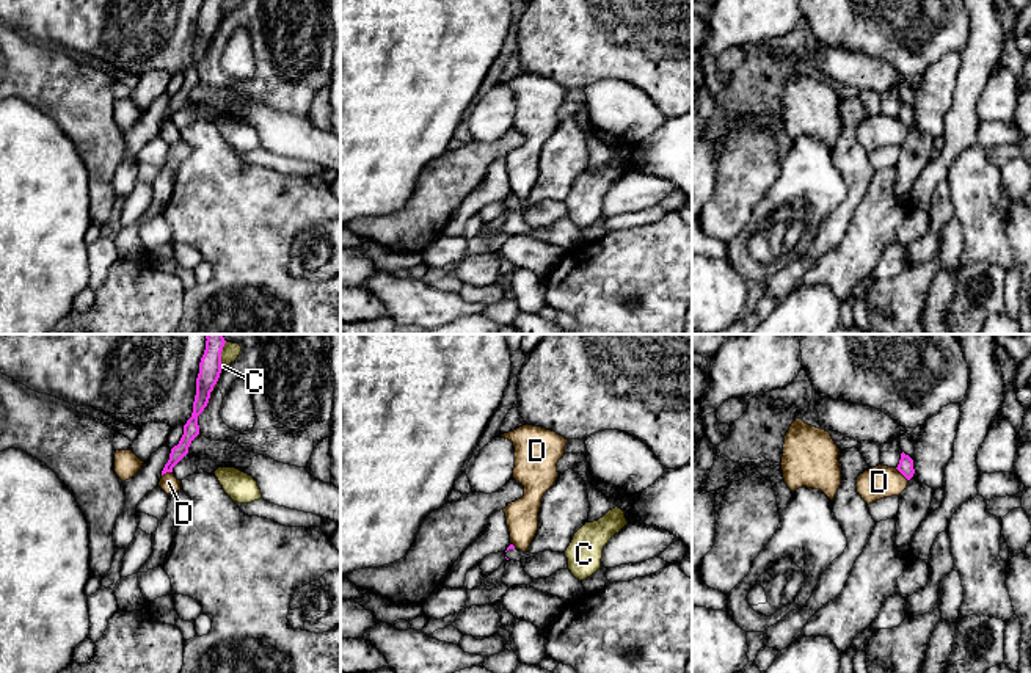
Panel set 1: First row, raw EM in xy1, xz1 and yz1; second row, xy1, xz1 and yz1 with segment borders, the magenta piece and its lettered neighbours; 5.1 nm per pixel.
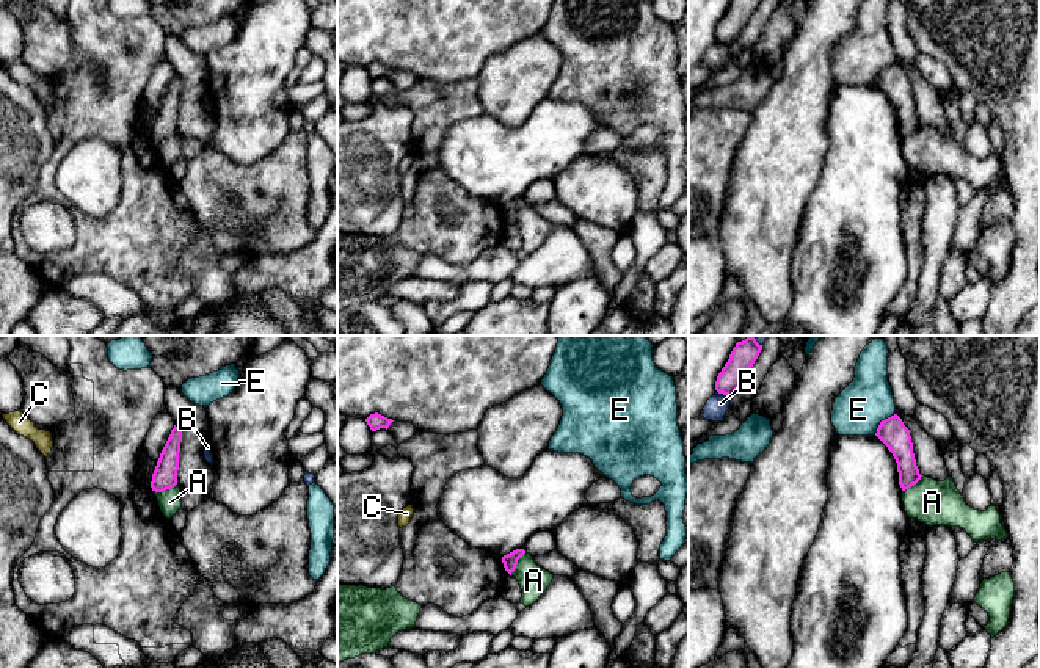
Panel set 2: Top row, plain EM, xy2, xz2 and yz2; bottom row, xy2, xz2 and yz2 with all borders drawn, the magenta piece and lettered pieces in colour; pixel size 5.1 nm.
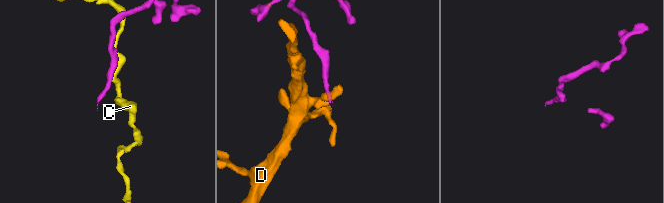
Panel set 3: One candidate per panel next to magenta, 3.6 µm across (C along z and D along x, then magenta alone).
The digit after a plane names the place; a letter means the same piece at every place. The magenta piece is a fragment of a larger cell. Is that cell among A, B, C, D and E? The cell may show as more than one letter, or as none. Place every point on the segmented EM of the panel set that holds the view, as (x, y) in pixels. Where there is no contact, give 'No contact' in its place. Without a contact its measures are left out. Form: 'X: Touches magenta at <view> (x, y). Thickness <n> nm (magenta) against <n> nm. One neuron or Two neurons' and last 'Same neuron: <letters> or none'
A: Touches magenta at xz2 (516, 563). Thickness 80 nm (magenta) against 150 nm. Two neurons
B: Touches magenta at yz2 (725, 394). Thickness 130 nm (magenta) against 120 nm. Two neurons
C: Touches magenta at xy1 (220, 356). Thickness 110 nm (magenta) against 90 nm. Two neurons
D: Touches magenta at yz1 (901, 472). Thickness 80 nm (magenta) against 170 nm. Two neurons
E: Touches magenta at yz2 (880, 422). Thickness 150 nm (magenta) against 260 nm. Two neurons
Same neuron: none

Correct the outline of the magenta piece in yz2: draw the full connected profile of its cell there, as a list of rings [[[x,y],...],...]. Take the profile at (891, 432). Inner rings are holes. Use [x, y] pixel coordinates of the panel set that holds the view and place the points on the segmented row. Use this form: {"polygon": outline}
{"polygon": [[[894,414],[882,420],[875,436],[888,447],[897,463],[902,491],[916,485],[922,475],[916,466],[910,430],[904,425],[902,419]]]}

